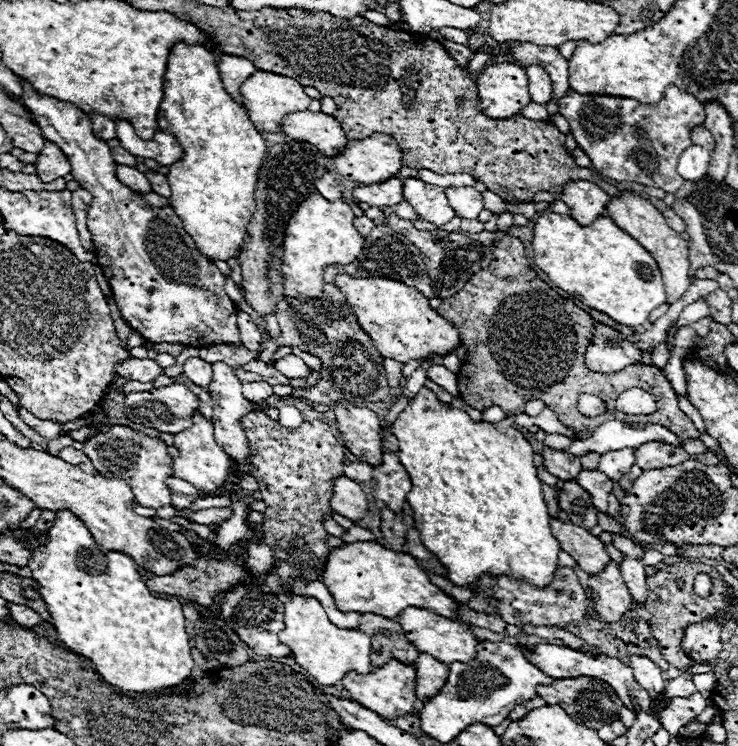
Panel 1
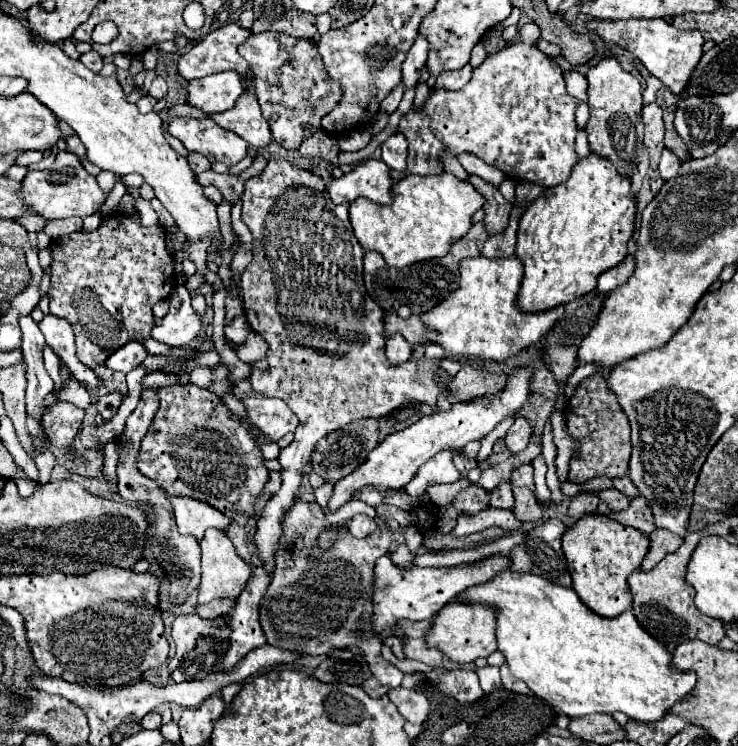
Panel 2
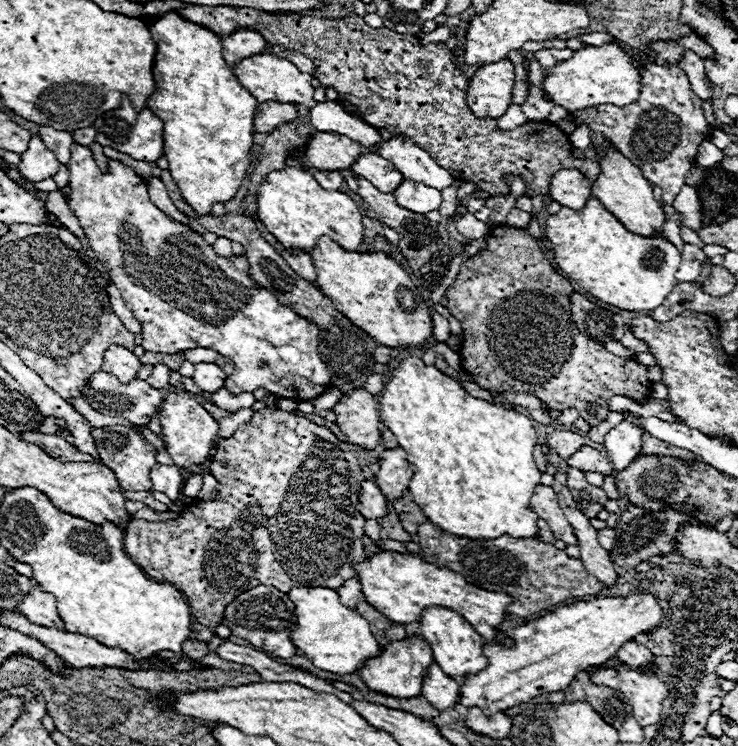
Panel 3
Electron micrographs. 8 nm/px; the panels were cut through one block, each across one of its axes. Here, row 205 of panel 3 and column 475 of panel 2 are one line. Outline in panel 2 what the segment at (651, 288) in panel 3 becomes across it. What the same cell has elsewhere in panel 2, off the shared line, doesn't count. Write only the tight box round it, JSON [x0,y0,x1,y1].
[460,570,696,722]

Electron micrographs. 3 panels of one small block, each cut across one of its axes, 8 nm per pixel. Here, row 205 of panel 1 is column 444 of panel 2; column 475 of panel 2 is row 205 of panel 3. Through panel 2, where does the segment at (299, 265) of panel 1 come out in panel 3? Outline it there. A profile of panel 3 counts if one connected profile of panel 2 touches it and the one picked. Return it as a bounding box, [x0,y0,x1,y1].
[258,168,362,254]

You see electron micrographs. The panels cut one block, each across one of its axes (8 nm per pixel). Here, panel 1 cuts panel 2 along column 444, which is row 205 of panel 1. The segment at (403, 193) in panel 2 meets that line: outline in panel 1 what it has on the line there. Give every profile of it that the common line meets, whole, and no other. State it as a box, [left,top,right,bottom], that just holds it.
[158,42,266,260]

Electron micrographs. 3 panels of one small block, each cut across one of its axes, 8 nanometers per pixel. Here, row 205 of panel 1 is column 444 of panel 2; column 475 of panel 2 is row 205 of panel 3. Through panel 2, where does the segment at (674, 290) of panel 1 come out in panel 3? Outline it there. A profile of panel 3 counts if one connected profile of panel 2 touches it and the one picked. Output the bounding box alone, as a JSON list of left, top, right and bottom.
[592,150,666,238]

